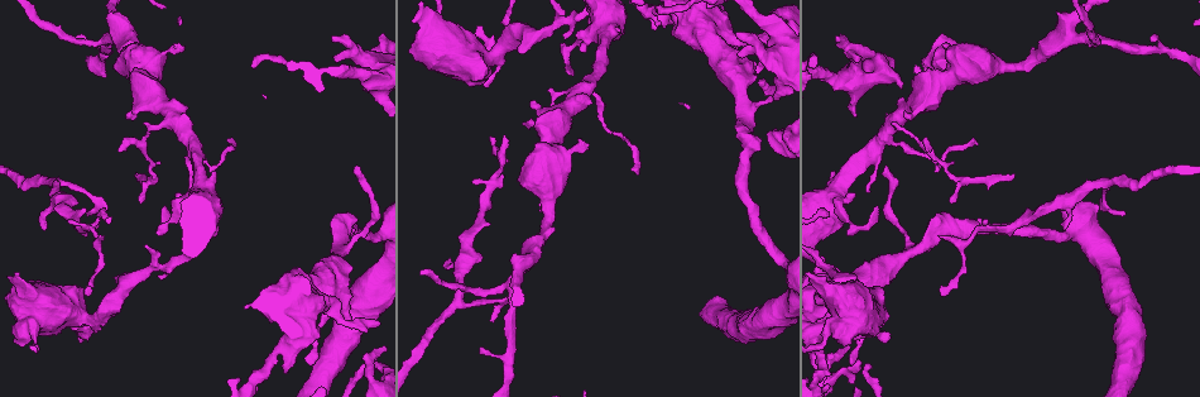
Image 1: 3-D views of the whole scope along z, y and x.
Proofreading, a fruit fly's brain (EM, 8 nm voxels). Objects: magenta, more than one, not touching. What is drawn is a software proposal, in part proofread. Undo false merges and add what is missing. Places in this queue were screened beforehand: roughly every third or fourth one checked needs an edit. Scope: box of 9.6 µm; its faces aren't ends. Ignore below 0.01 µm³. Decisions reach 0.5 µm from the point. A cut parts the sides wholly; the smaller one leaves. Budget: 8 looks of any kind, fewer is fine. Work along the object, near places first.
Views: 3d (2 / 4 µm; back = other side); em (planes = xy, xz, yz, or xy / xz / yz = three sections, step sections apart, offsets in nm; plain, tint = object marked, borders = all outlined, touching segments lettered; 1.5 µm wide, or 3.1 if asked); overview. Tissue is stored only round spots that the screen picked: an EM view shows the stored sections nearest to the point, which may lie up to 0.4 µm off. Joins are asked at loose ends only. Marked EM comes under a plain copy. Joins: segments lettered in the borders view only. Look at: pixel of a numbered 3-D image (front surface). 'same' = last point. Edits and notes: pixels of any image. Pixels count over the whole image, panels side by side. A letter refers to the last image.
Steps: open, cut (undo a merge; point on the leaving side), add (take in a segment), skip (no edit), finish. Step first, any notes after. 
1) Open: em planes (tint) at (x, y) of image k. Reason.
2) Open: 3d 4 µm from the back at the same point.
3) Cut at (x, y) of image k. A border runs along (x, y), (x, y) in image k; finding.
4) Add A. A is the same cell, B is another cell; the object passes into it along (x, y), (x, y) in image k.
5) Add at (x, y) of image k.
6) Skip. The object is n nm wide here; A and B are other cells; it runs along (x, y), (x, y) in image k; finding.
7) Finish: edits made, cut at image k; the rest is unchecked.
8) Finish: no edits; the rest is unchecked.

Open: 3d 4 µm at (885, 167) of image 1. Branch stops here.

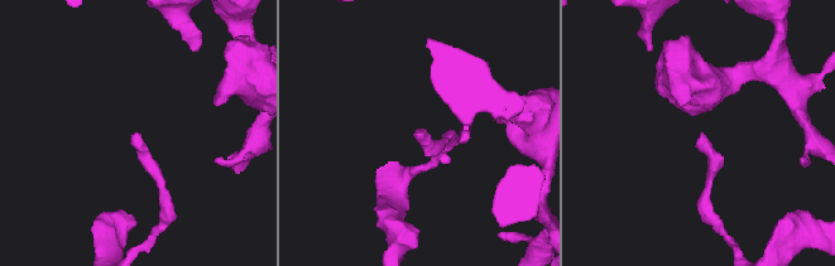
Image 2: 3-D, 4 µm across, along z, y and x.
Open: em xz step 8 (tint) at (702, 133) of image 2. Shape alone is not enough.

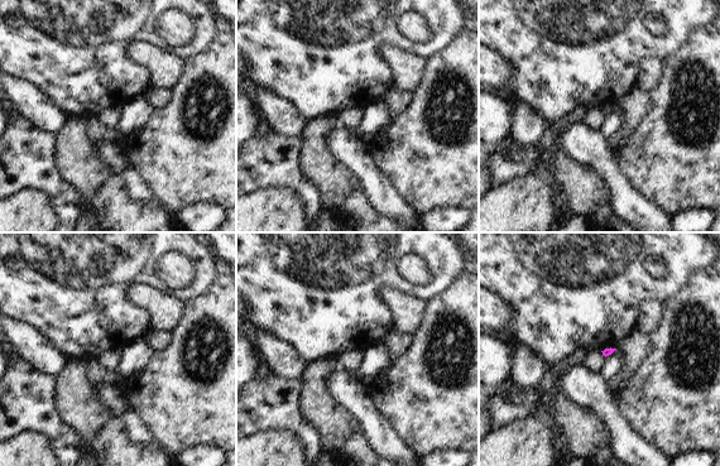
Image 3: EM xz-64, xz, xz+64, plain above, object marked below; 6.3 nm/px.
Open: em planes (borders) at the same point. Another direction.

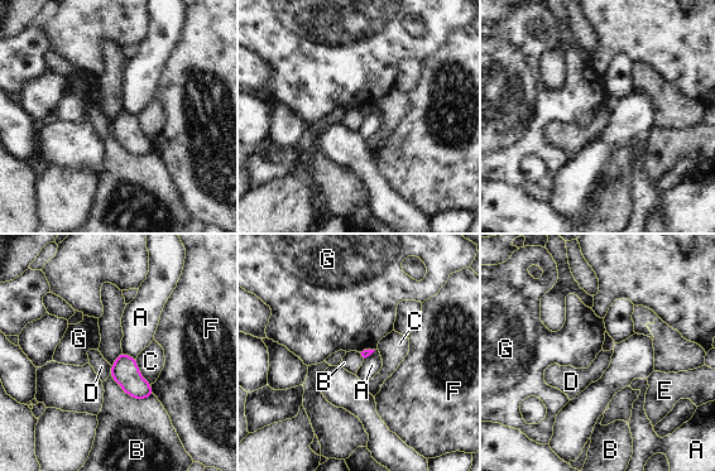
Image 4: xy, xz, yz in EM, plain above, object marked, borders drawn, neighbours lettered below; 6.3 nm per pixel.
Skip. A, B, C, D, E, F and G are other cells; a border runs along (121, 352), (135, 359) in image 4; none of them fits.

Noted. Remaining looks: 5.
Open: em planes (borders) at (741, 52) of image 1. Free end.

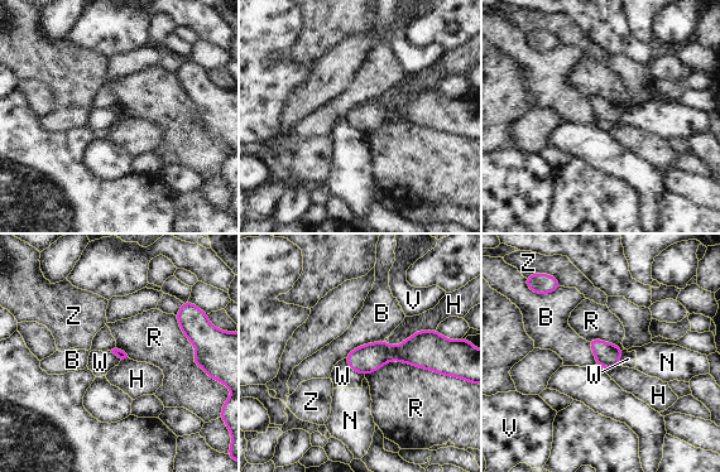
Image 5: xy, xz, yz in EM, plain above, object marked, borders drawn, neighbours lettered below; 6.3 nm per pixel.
Skip. The longest contact is with R, 400 nm; B, H, N, R, V, W and Z are other cells; no lettered segment goes on from it.

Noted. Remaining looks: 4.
Open: em planes (borders) at (85, 289) of image 1. Tapers out.

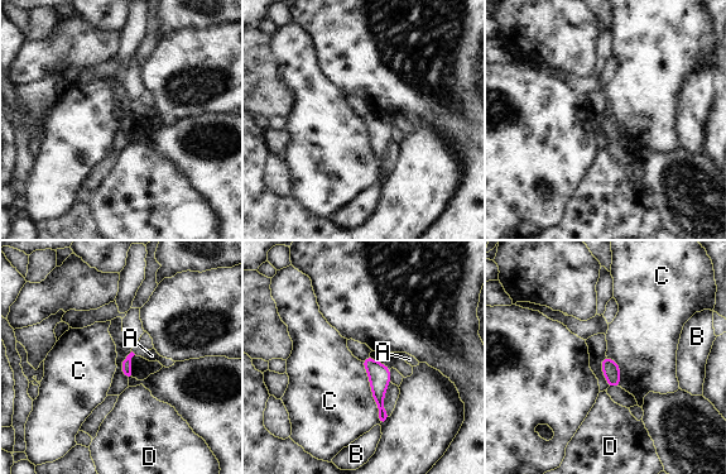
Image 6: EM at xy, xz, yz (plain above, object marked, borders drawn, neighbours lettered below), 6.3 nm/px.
Skip. A, B, C and D are other cells; no lettered segment goes on from it.

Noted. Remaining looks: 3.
Finish: no edits; the rest is unchecked.

